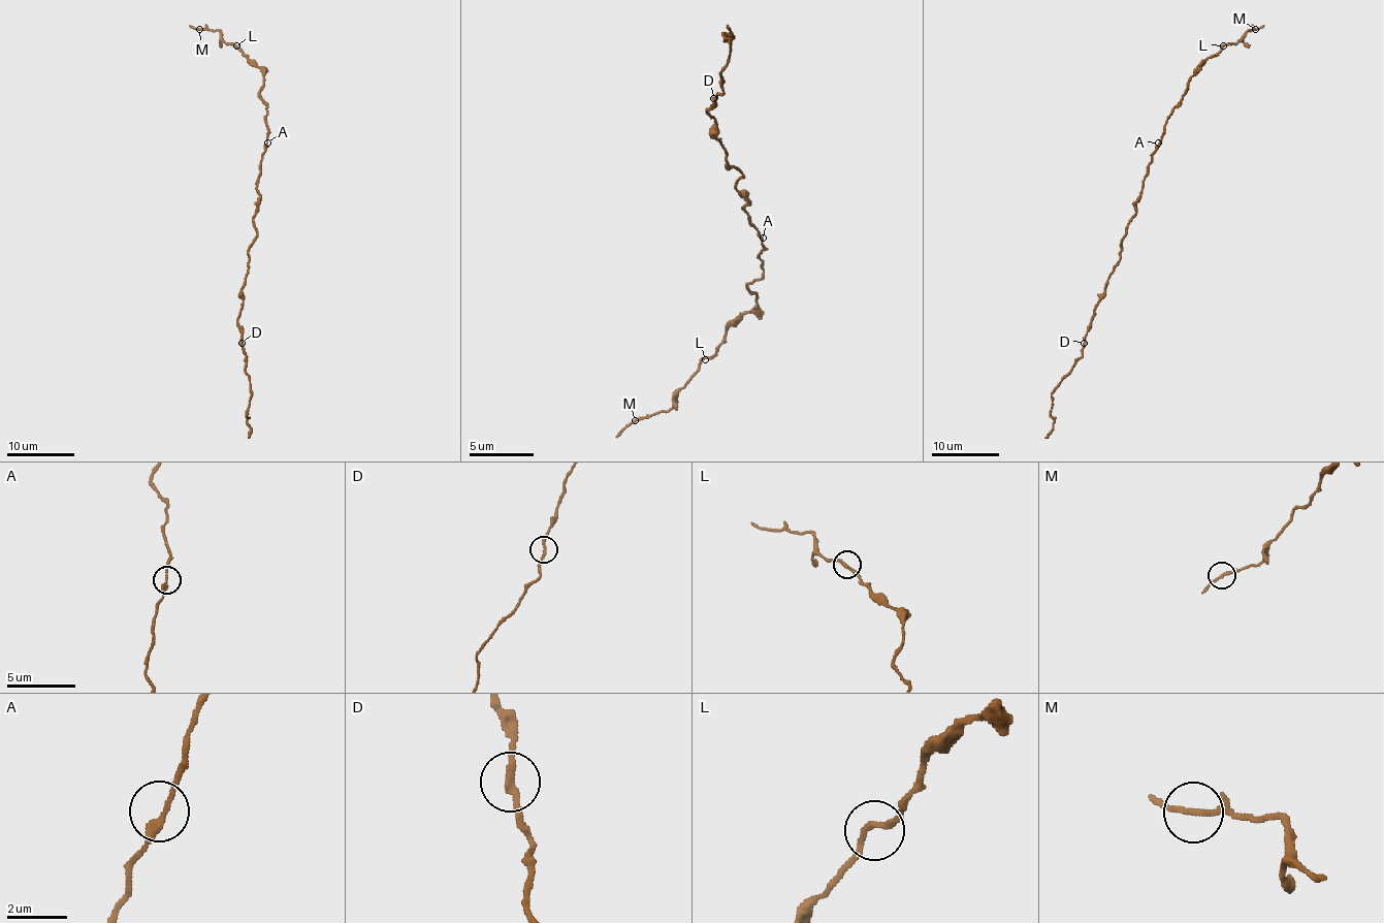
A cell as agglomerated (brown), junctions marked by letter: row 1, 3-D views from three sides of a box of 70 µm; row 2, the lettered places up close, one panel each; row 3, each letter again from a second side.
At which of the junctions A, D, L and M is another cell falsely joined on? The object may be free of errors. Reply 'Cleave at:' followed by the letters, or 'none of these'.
Cleave at: none of these

